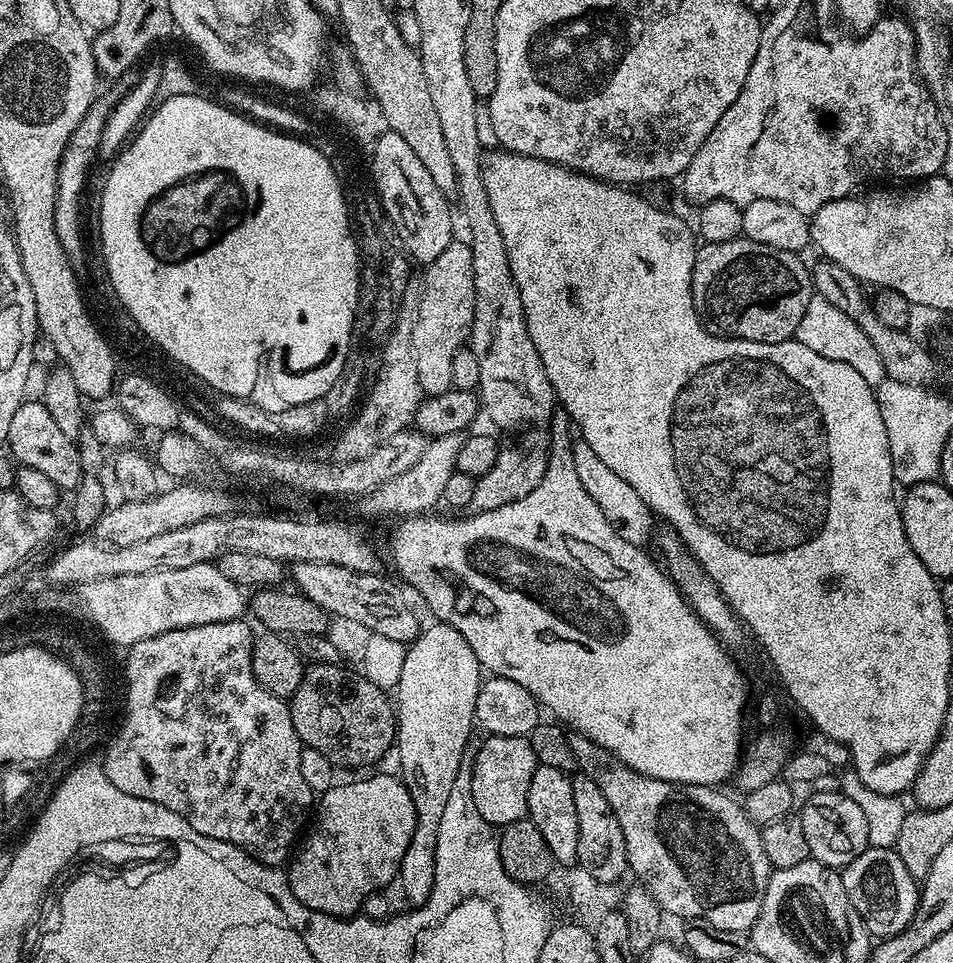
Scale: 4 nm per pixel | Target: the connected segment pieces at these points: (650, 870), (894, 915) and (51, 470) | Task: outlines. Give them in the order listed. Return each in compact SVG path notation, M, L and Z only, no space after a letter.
M572 732L568 741L579 775L590 778L602 790L610 810L614 810L614 818L618 818L618 826L622 826L631 875L640 876L639 883L656 899L658 907L669 917L705 920L721 930L747 933L762 910L762 898L774 869L768 863L766 850L762 850L760 828L747 816L741 801L731 800L716 786L675 784L638 774L638 770L630 770L610 750L590 742L580 732Z
M868 847L842 869L842 875L848 901L858 910L858 918L862 918L869 936L887 938L906 930L920 905L920 888L917 877L906 870L906 862L902 862L895 847Z
M25 399L23 404L14 410L14 419L10 421L7 451L17 465L30 470L42 470L62 490L74 490L79 486L79 450L77 441L66 438L50 415L50 410L39 400Z

